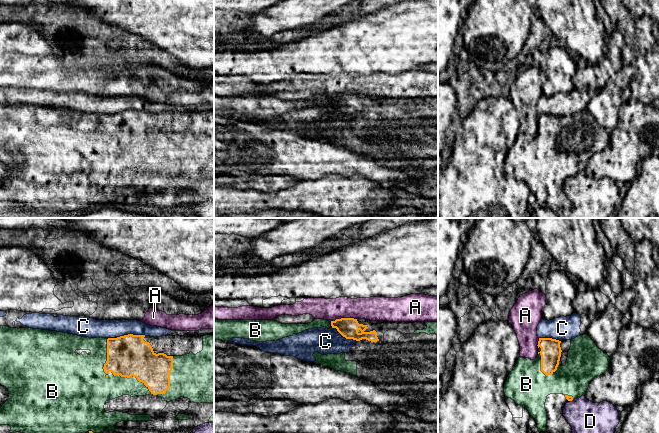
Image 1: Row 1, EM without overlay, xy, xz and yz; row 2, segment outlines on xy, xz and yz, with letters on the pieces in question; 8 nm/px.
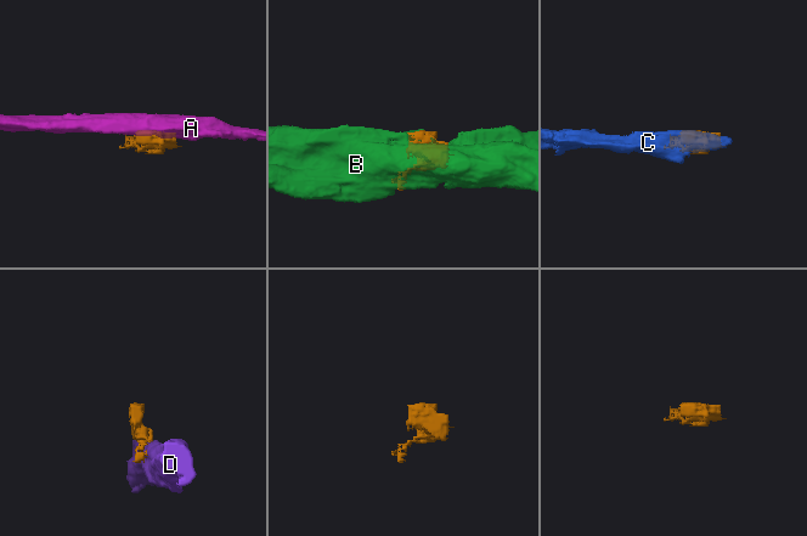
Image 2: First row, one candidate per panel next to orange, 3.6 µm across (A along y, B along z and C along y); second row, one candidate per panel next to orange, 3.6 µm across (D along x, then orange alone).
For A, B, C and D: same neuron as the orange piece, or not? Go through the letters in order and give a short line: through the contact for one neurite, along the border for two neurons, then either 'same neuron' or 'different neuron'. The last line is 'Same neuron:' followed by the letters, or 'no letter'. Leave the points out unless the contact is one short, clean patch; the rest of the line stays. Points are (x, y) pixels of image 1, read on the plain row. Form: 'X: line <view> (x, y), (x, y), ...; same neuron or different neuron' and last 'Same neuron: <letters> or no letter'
A: different neuron
B: same neuron
C: line xy (145, 111), (124, 110), (107, 115); different neuron
D: different neuron
Same neuron: B

